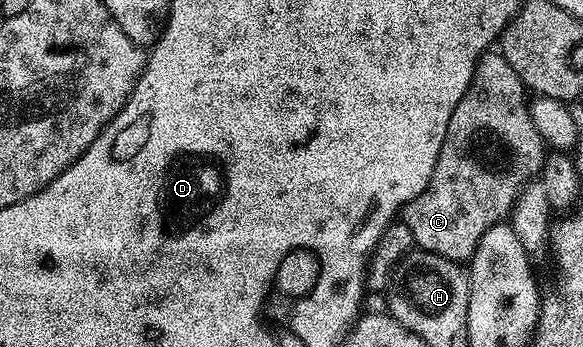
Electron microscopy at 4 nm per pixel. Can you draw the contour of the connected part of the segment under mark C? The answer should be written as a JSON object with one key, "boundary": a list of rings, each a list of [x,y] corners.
{"boundary":[[[499,50],[485,52],[476,64],[474,78],[462,102],[458,102],[454,114],[450,114],[450,126],[426,190],[402,210],[402,223],[410,226],[413,245],[421,252],[438,254],[447,260],[471,261],[482,236],[495,224],[503,224],[511,217],[520,191],[541,175],[545,159],[546,145],[534,124],[530,93],[522,78],[518,78],[514,66],[506,62]]]}

